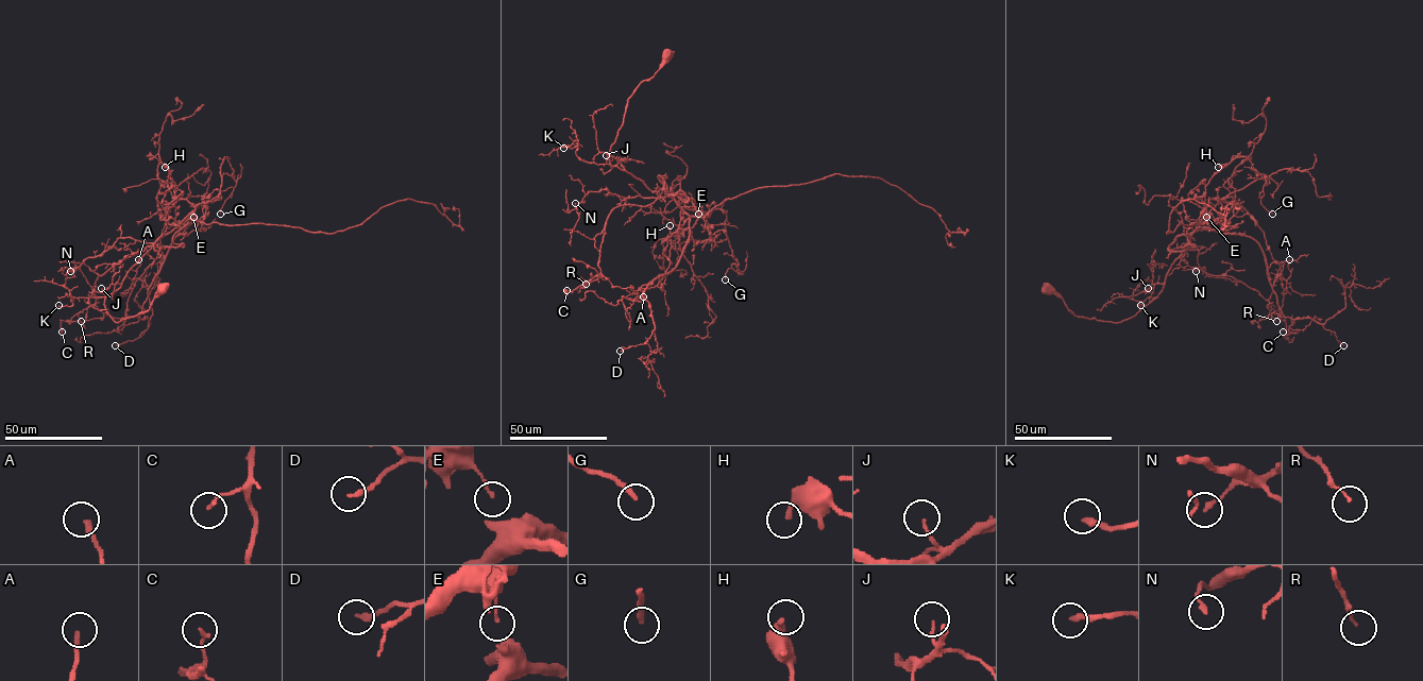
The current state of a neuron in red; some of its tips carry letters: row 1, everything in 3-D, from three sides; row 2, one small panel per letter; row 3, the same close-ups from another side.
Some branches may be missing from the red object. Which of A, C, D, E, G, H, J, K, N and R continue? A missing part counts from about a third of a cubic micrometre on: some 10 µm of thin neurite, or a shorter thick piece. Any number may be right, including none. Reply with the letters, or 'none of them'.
none of them

